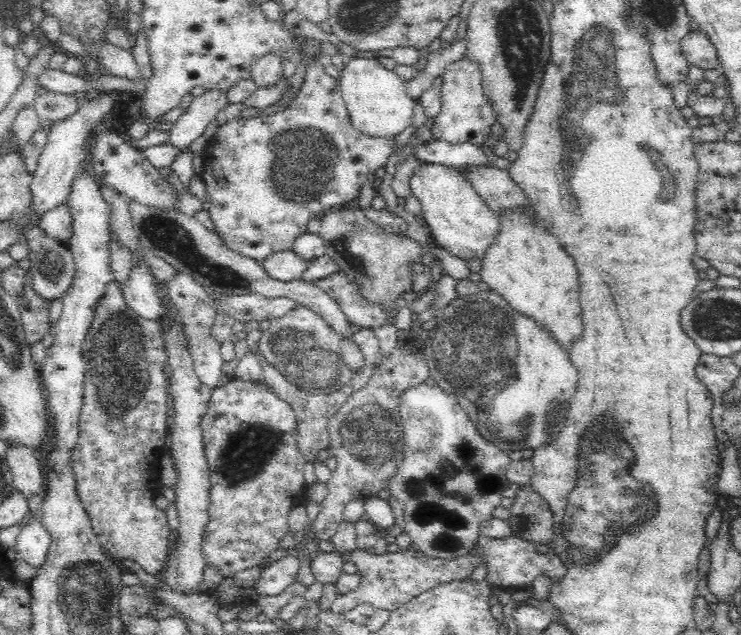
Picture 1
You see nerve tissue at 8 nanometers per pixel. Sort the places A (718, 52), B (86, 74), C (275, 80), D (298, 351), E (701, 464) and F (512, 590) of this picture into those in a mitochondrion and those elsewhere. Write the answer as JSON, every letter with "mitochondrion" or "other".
{"A":"other","B":"other","C":"other","D":"mitochondrion","E":"other","F":"other"}

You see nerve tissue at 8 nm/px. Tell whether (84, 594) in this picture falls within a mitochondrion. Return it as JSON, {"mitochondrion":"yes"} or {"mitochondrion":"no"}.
{"mitochondrion":"yes"}

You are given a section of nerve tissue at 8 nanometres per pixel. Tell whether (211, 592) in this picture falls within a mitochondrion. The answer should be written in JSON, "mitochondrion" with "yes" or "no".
{"mitochondrion":"no"}

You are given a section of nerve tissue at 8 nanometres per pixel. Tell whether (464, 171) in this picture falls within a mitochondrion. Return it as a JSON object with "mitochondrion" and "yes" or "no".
{"mitochondrion":"no"}

